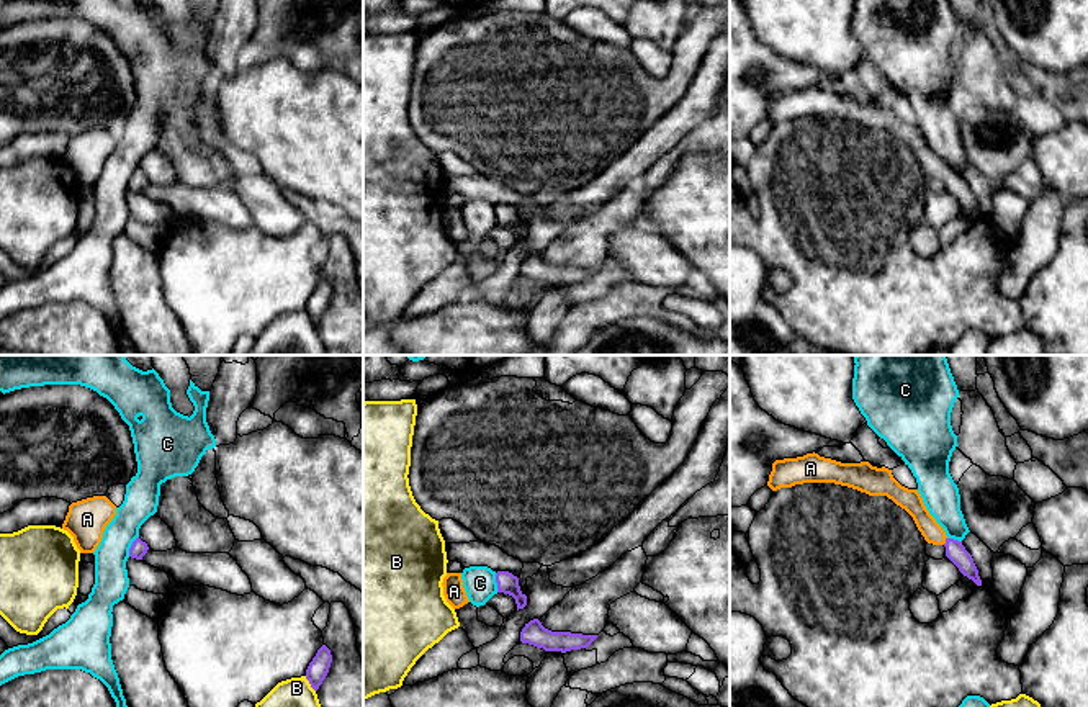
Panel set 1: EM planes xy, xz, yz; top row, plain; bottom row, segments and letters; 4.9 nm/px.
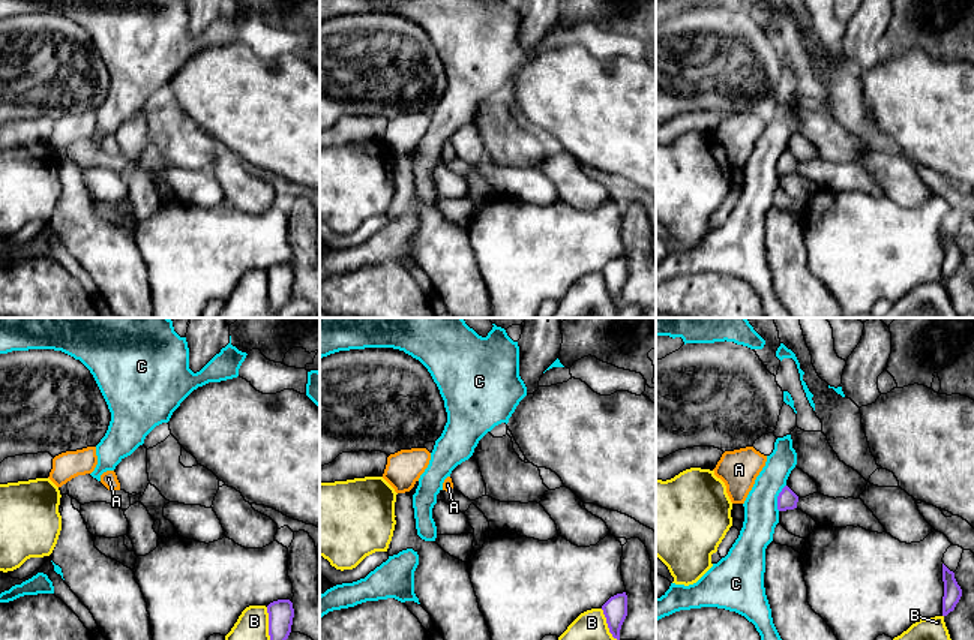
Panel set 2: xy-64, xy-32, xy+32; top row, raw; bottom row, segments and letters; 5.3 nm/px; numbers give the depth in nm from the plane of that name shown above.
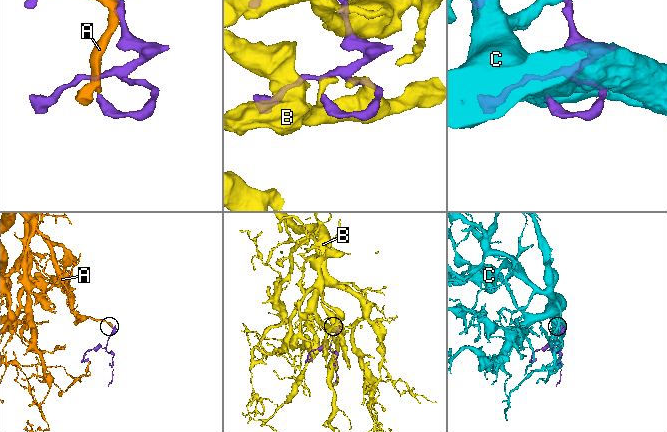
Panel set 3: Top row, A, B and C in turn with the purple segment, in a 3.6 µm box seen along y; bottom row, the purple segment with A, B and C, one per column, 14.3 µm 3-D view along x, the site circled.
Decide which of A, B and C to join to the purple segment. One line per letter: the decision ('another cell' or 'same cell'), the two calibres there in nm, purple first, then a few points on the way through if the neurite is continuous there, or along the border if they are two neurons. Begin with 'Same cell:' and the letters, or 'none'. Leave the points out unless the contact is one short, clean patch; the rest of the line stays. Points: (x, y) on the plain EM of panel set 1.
Same cell: A
A: same cell; calibres 100 and 100 nm; way yz (956, 185), (946, 174), (921, 151), (912, 136)
B: another cell; calibres 100 and 340 nm
C: another cell; calibres 80 and 170 nm

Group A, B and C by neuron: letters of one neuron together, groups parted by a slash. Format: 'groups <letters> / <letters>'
groups A / B / C

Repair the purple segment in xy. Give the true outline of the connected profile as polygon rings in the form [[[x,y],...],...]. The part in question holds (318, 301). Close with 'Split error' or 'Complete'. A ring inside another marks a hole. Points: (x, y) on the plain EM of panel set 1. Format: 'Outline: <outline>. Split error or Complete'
Outline: [[[322,278],[306,303],[306,313],[309,314],[314,324],[317,324],[322,314],[326,313],[330,296],[330,283],[326,278]]]. Complete

